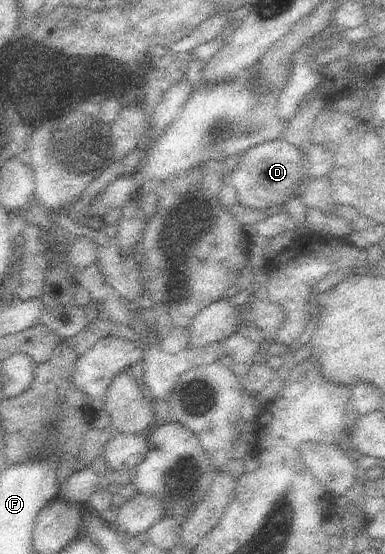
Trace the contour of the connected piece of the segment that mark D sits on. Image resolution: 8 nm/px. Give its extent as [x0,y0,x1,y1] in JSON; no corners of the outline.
[228,139,303,210]

